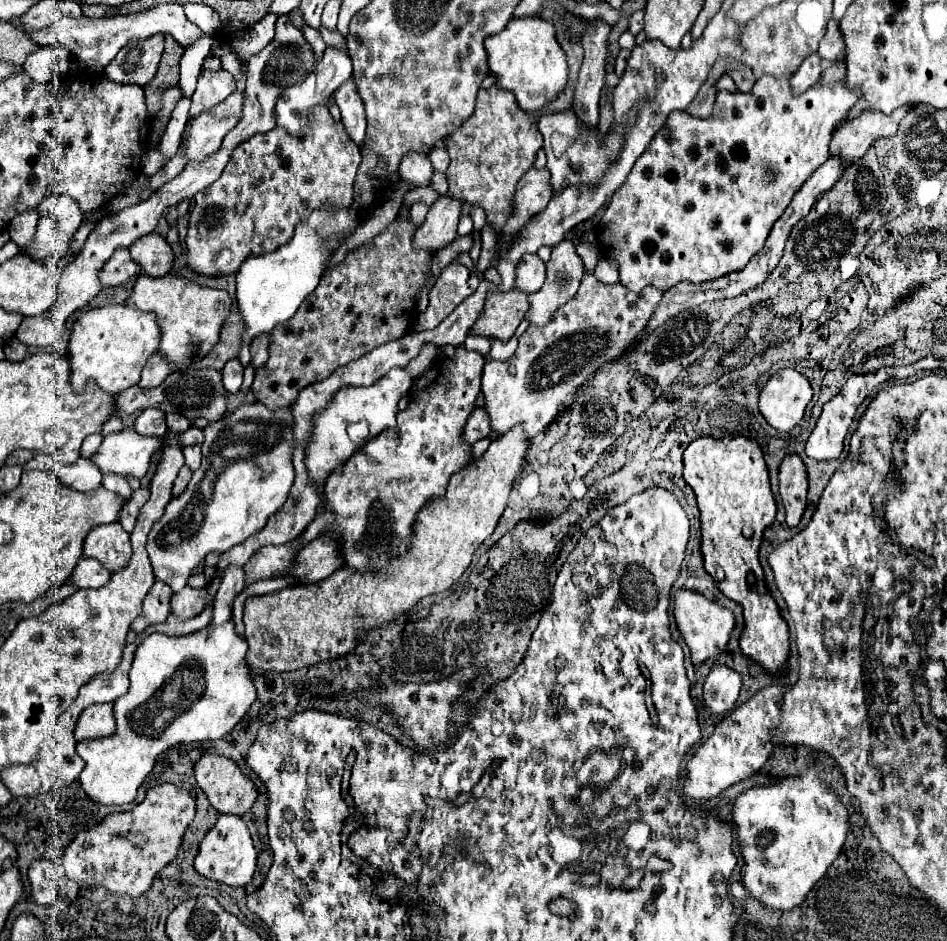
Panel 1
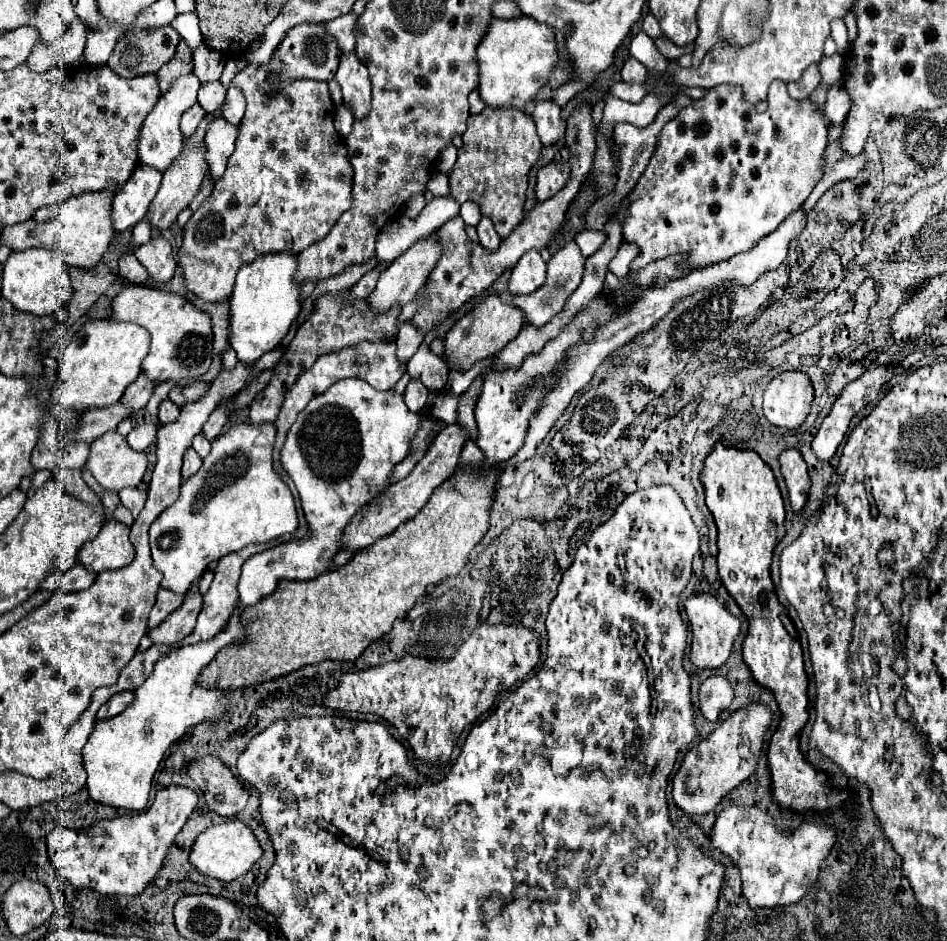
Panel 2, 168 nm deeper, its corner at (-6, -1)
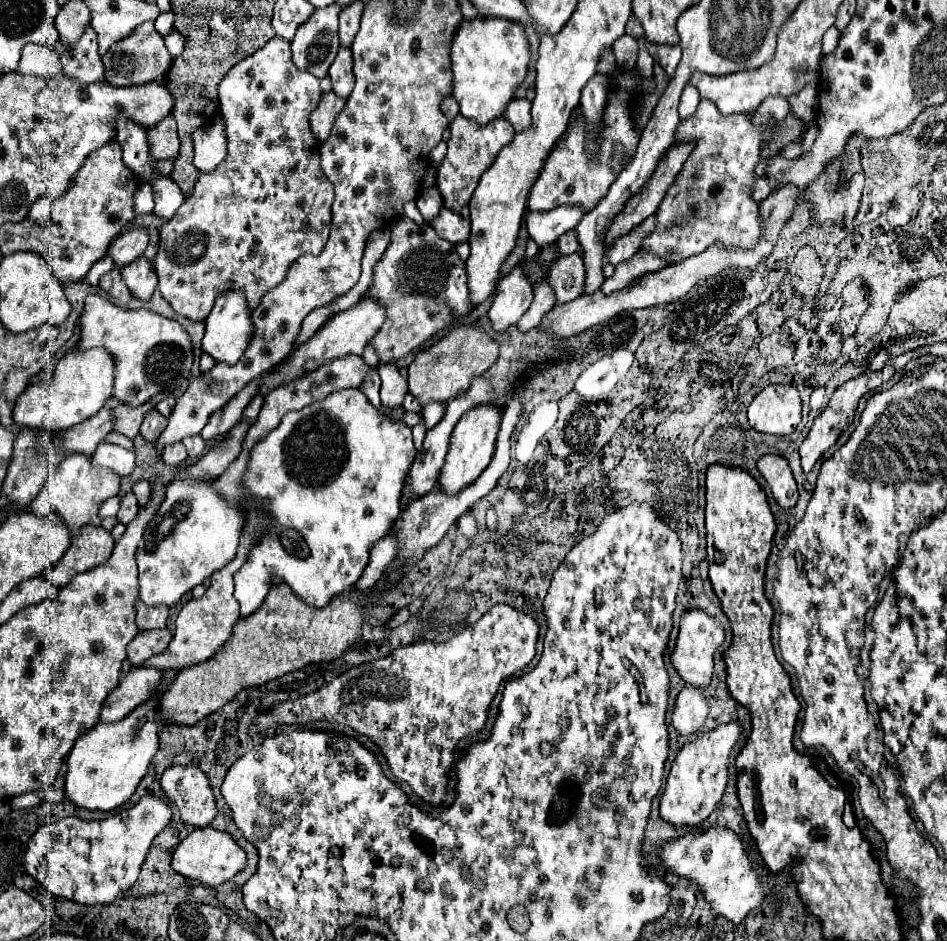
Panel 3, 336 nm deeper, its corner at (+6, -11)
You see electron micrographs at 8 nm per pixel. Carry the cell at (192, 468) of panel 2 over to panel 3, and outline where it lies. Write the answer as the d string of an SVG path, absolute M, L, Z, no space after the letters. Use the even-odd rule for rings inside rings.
M177 443L177 447L165 447L165 455L163 455L165 465L169 467L181 467L187 461L187 453L185 447L181 443Z

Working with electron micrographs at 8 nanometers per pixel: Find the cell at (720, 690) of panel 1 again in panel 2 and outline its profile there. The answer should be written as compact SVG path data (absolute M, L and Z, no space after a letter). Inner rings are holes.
M707 677L699 687L699 709L707 721L717 721L717 717L731 705L733 687L725 677Z

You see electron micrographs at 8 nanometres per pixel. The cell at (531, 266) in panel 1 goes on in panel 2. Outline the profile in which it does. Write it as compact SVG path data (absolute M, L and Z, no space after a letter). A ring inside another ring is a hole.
M537 249L527 251L511 271L509 293L511 295L529 295L545 283L545 261Z

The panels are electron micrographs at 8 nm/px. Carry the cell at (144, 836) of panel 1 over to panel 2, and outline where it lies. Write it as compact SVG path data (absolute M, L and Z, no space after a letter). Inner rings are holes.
M169 785L159 789L151 807L141 813L101 819L87 829L55 827L47 837L50 862L73 887L87 887L101 895L139 895L157 877L175 835L195 807L193 789Z

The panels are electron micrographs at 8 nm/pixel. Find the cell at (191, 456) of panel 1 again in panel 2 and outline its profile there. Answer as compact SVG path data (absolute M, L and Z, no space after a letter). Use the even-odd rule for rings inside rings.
M199 433L199 435L193 439L193 449L199 453L201 459L205 459L205 457L209 455L209 451L211 451L211 443L205 441L205 435L203 435L203 433Z

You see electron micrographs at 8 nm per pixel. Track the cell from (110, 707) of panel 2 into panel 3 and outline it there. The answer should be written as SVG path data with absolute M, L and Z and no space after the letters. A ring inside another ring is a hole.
M133 667L117 685L115 691L109 693L105 699L99 721L101 723L115 723L121 721L125 715L129 715L139 703L143 703L149 697L149 691L159 683L161 671L153 669L141 669Z

